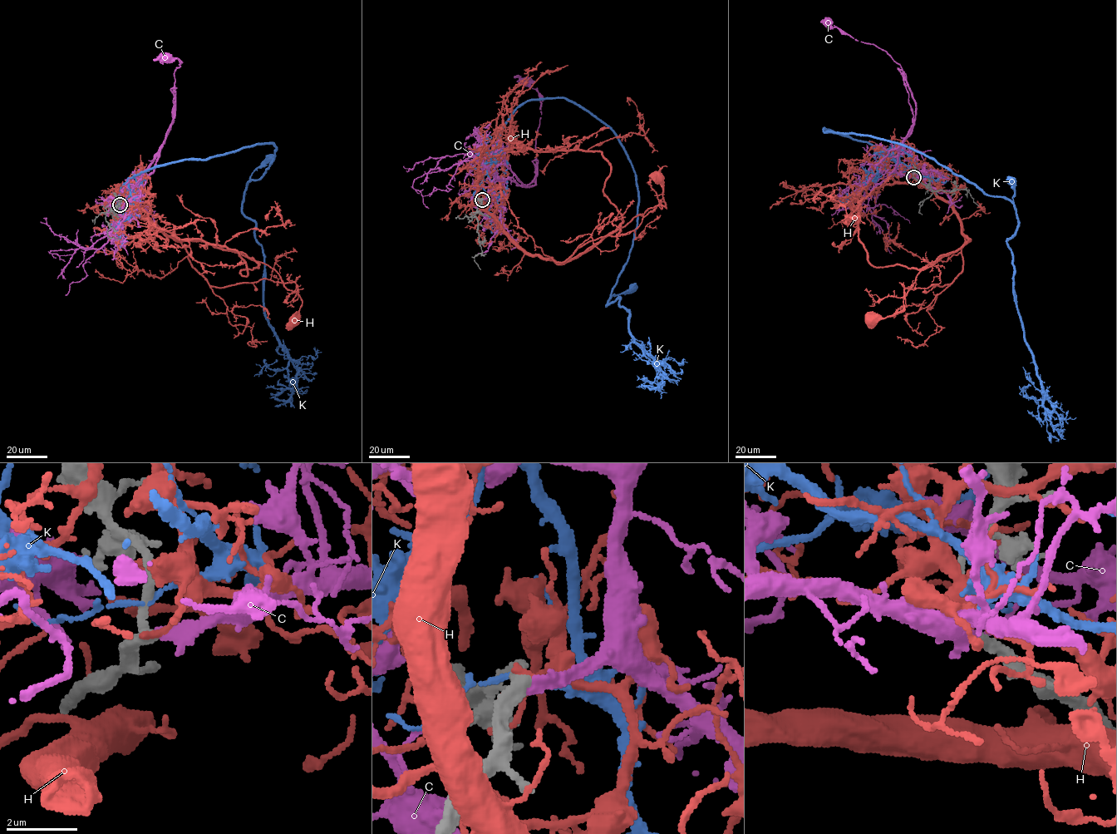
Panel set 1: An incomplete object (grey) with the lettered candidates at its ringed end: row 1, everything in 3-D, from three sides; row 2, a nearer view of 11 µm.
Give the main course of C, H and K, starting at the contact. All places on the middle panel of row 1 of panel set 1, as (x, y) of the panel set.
C: (482, 199), (494, 180), (507, 178), (520, 186), (529, 184), (536, 175), (535, 138), (541, 101), (526, 80)
H: (483, 199), (489, 201), (486, 211), (528, 252), (566, 263), (647, 209), (666, 206), (663, 181), (658, 176)
K: (482, 199), (517, 108), (579, 105), (635, 174), (637, 227), (612, 294), (632, 288)

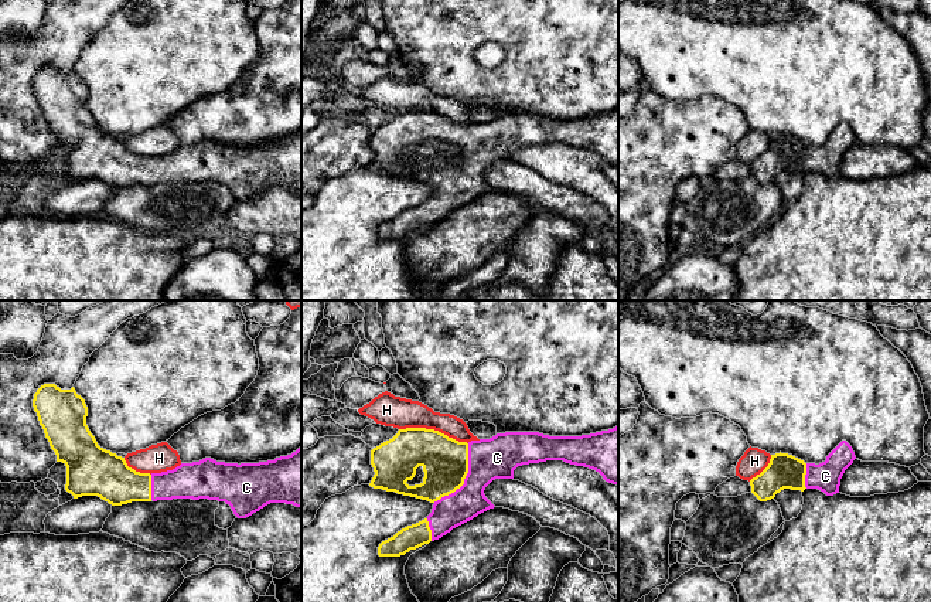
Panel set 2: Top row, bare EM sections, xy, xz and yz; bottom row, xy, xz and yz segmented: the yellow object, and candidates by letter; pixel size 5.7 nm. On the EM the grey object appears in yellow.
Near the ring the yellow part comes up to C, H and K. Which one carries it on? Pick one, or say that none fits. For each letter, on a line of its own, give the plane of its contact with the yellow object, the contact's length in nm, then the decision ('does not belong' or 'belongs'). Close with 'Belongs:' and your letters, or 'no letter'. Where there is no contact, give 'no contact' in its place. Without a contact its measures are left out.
C: contact in xz; length 400 nm; belongs
H: contact in xz; length 400 nm; does not belong
K: no contact; does not belong
Belongs: C

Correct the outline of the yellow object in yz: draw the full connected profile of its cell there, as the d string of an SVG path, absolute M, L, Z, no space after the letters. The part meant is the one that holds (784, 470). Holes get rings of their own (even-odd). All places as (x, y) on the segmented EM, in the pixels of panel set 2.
M842 441L819 465L805 463L780 452L771 455L768 466L750 480L751 493L760 501L774 499L784 489L801 492L818 489L826 496L833 496L839 493L840 479L855 459L855 452L846 441Z

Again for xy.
M44 384L34 394L34 411L57 462L66 466L65 490L74 499L98 496L112 506L132 501L157 501L173 499L208 499L225 501L238 518L246 518L270 503L301 507L301 446L287 456L259 463L225 463L205 458L200 462L181 463L161 473L140 473L129 467L125 458L100 448L86 425L88 407L75 388L61 390Z

